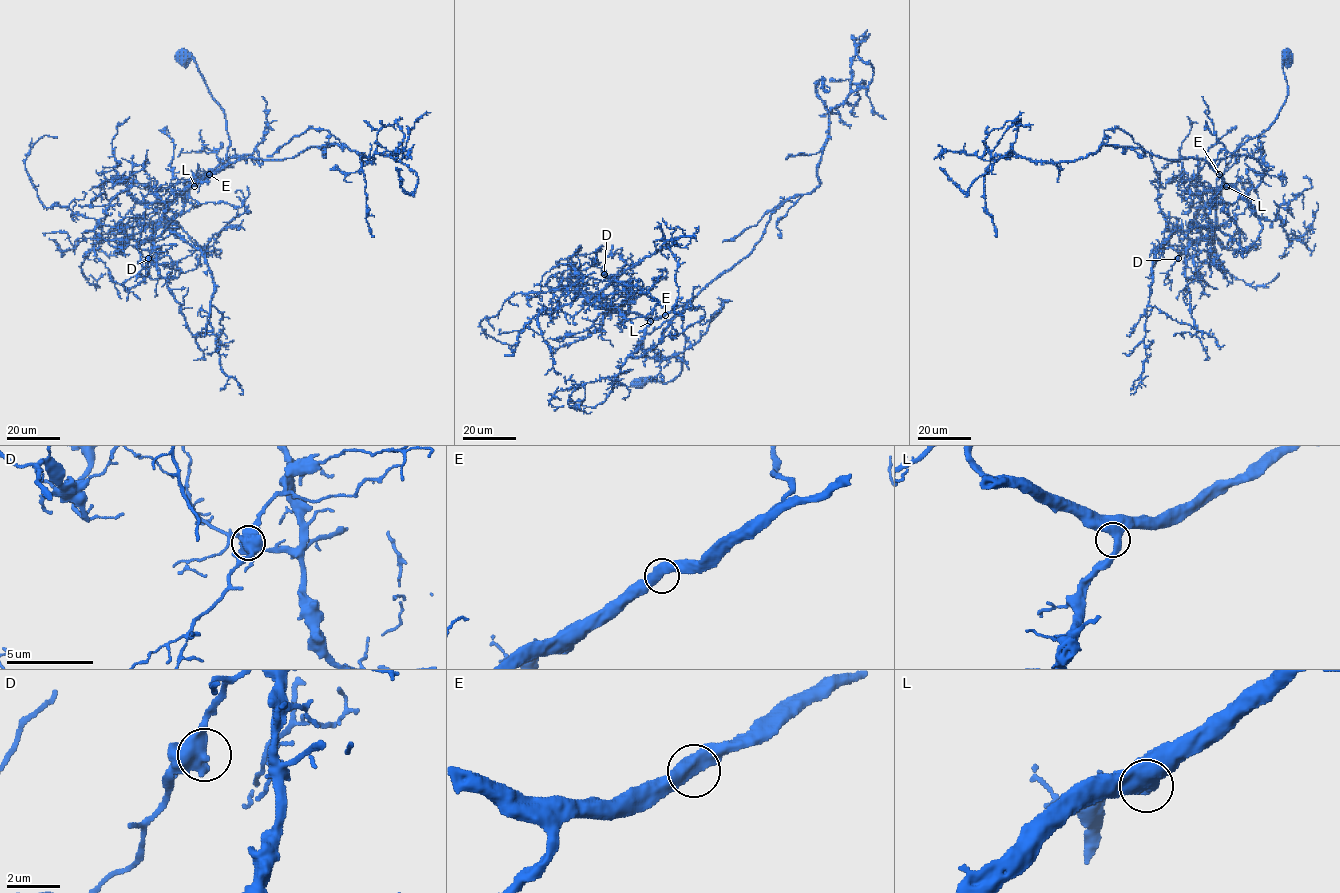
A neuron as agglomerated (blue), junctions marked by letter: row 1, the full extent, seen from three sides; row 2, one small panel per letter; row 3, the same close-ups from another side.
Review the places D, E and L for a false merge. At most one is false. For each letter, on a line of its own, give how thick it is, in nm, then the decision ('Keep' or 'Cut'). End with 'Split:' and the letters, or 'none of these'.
D: Thickness 600 nm. Keep
E: Thickness 600 nm. Keep
L: Thickness 550 nm. Keep
Split: none of these

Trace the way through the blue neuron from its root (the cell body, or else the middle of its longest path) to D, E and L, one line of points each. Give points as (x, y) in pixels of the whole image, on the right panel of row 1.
D: (1286, 56), (1287, 95), (1277, 117), (1212, 162), (1222, 179), (1212, 240), (1192, 240), (1178, 258)
E: (1286, 56), (1282, 66), (1287, 95), (1277, 117), (1232, 154), (1214, 160), (1210, 166), (1219, 174)
L: (1286, 56), (1282, 58), (1282, 66), (1287, 95), (1275, 121), (1232, 154), (1216, 159), (1210, 165), (1226, 186)

